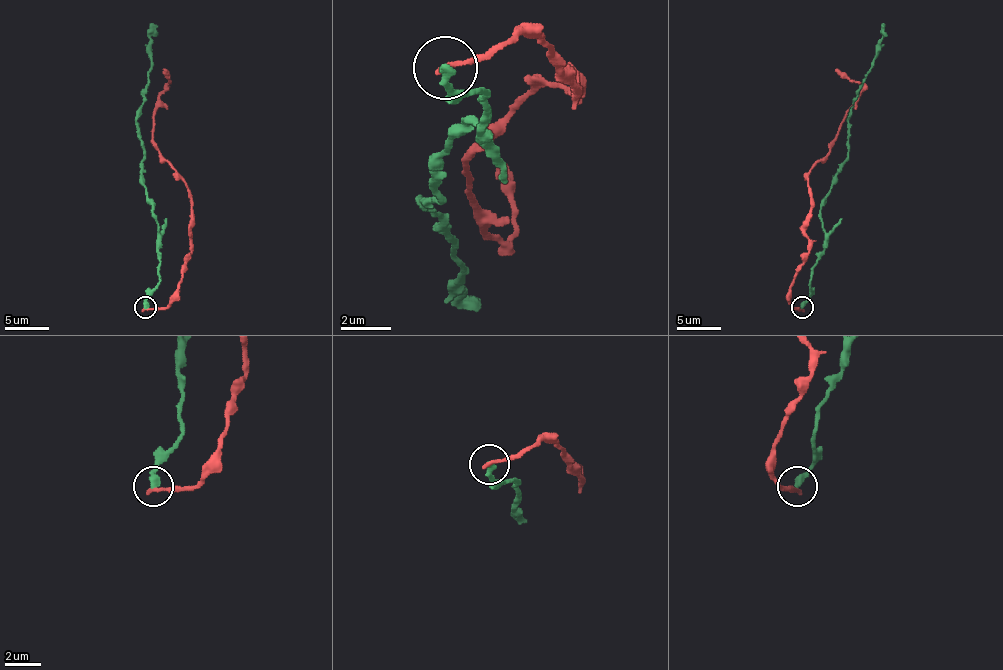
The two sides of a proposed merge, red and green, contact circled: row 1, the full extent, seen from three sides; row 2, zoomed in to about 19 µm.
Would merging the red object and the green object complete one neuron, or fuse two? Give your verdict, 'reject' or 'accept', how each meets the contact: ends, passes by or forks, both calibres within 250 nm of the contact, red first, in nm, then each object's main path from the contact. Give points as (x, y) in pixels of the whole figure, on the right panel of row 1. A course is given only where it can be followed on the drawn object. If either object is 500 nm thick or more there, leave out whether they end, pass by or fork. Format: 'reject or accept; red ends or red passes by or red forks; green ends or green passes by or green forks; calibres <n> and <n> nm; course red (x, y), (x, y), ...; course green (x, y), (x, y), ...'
reject; red ends; green ends; calibres 240 and 400 nm; course red (802, 309), (789, 302), (796, 269), (809, 251), (809, 171), (829, 151), (862, 89), (835, 69); course green (802, 307), (811, 282), (811, 267), (822, 251), (820, 202), (849, 156), (849, 112), (884, 36), (882, 25)

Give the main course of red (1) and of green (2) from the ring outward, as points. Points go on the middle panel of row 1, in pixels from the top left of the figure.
1: (444, 69), (513, 31), (576, 76), (469, 158), (469, 202), (501, 240), (501, 164)
2: (444, 69), (482, 95), (488, 126), (469, 120), (437, 158), (437, 202), (418, 202), (469, 304), (482, 297)

